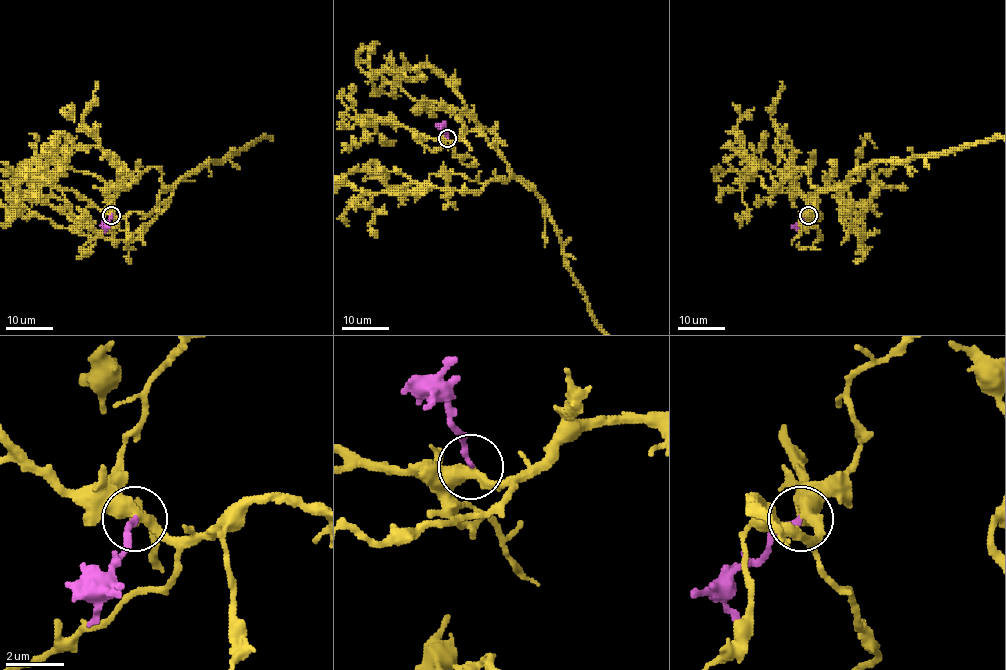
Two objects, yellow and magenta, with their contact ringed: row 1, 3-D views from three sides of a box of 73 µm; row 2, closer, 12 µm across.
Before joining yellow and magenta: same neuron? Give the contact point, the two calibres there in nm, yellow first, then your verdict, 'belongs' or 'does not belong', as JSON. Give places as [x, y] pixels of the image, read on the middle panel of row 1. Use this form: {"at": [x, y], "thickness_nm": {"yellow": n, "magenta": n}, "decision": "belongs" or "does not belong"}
{"at": [447, 138], "thickness_nm": {"yellow": 440, "magenta": 190}, "decision": "belongs"}

